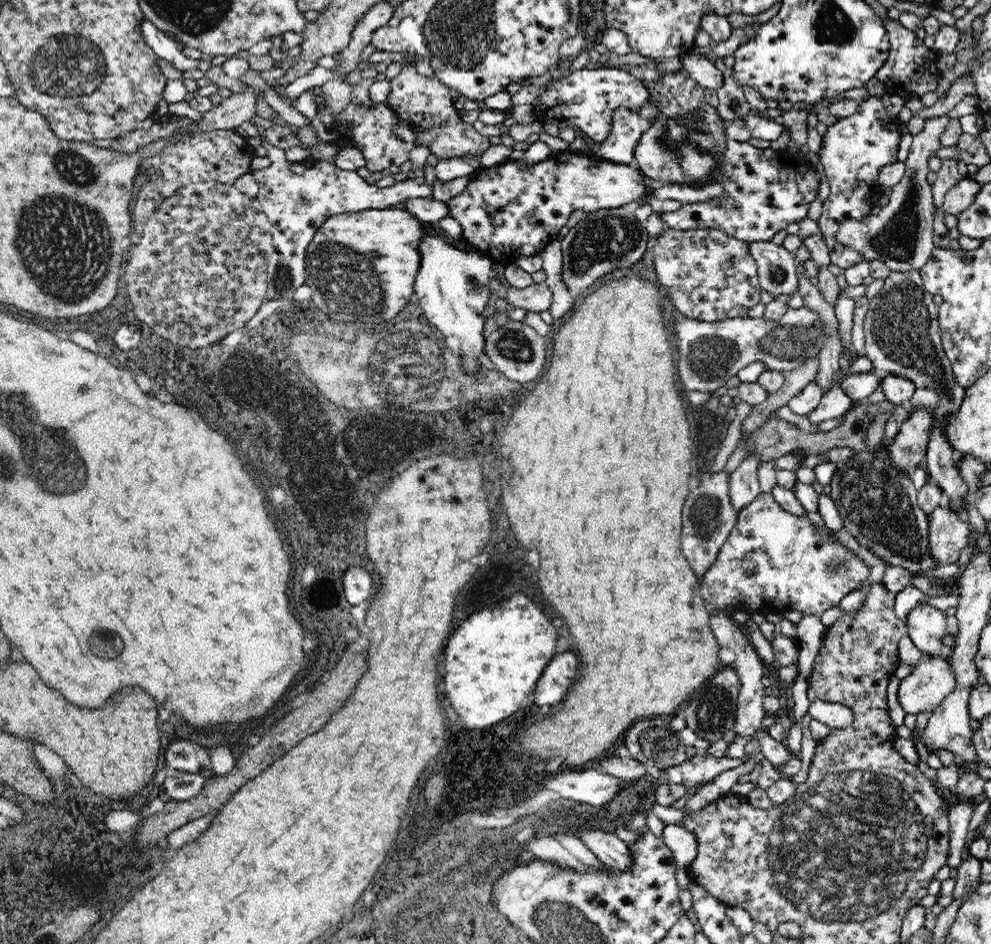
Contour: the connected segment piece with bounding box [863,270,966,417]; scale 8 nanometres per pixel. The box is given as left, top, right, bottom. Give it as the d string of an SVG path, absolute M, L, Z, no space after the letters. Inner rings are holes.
M891 271L884 279L880 293L869 300L863 321L866 337L866 356L871 360L873 373L878 378L892 375L911 380L916 387L932 388L939 396L935 414L942 417L957 413L965 390L954 378L952 365L947 359L939 329L939 305L934 303L923 285L919 271Z

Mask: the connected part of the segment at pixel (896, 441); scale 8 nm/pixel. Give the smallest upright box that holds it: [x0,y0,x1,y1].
[885,408,933,475]

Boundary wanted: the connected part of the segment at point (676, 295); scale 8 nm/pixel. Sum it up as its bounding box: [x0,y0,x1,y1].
[653,228,762,322]

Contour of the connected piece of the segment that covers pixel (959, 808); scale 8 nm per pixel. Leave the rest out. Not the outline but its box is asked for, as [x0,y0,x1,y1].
[946,800,974,868]

